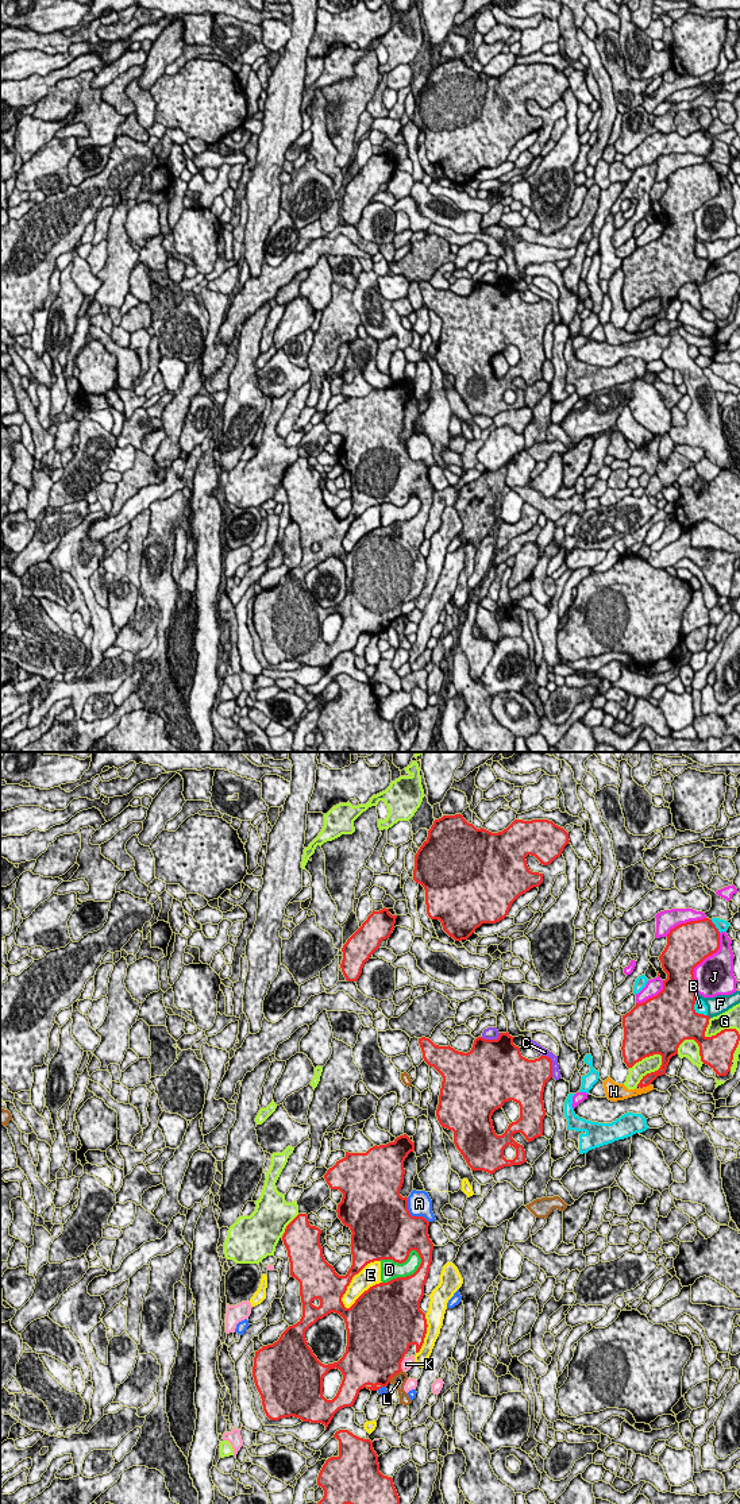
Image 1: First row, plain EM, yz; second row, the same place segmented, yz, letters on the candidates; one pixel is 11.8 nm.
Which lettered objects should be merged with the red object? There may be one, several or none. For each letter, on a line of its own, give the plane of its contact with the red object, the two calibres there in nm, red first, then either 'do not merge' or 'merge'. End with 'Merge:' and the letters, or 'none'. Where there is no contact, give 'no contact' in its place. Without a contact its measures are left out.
A: meets red in yz; 500 nm thick on the red side, 280 nm on the other; do not merge
B: meets red in yz; 500 nm thick on the red side, 140 nm on the other; do not merge
C: meets red in yz; 360 nm thick on the red side, 100 nm on the other; do not merge
D: meets red in yz; 460 nm thick on the red side, 220 nm on the other; merge
E: meets red in yz; 320 nm thick on the red side, 240 nm on the other; do not merge
F: meets red in yz; 460 nm thick on the red side, 160 nm on the other; do not merge
G: meets red in yz; 140 nm thick on the red side, 190 nm on the other; do not merge
H: meets red in yz; 120 nm thick on the red side, 120 nm on the other; do not merge
J: meets red in yz; 500 nm thick on the red side, 460 nm on the other; do not merge
K: meets red in yz; 500 nm thick on the red side, 140 nm on the other; do not merge
L: meets red in yz; 500 nm thick on the red side, 160 nm on the other; do not merge
Merge: D

